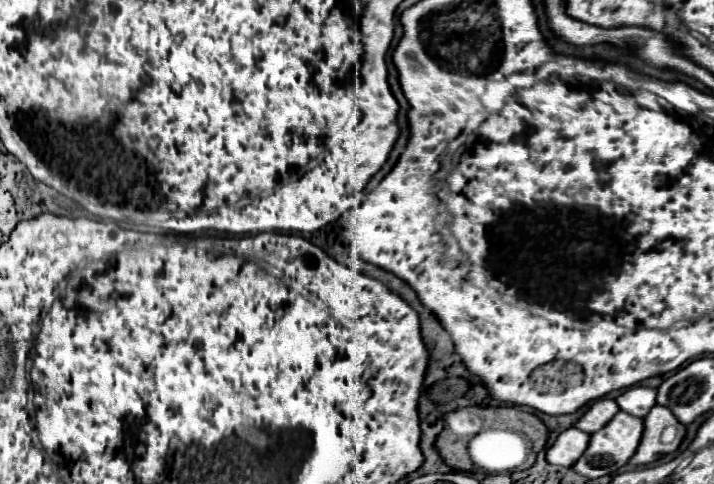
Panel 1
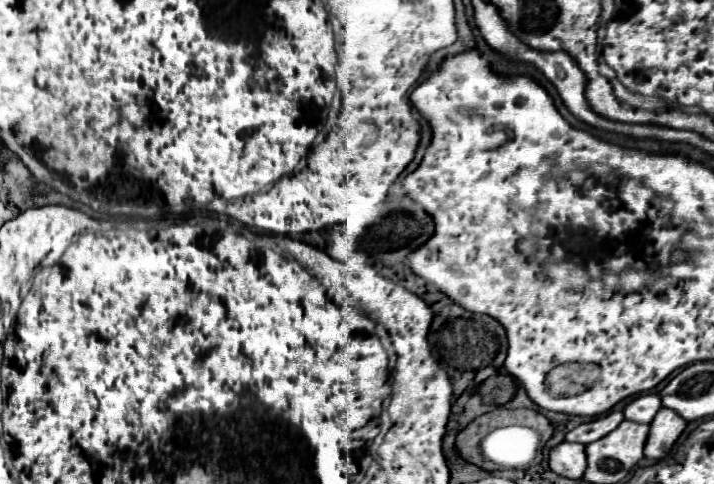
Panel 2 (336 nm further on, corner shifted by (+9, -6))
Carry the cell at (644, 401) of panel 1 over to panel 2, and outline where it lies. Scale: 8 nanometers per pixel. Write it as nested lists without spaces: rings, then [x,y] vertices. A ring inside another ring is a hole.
[[[647,392],[647,394],[641,394],[641,396],[633,398],[625,406],[623,414],[631,422],[649,424],[655,418],[655,414],[659,412],[659,408],[661,408],[661,398],[657,394],[653,394],[653,392]]]

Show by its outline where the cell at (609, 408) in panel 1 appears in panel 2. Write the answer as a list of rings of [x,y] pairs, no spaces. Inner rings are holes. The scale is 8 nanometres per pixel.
[[[609,412],[593,422],[587,422],[587,424],[579,424],[577,428],[573,428],[571,432],[567,432],[565,440],[569,442],[581,442],[581,444],[589,444],[589,442],[595,442],[599,438],[603,438],[605,434],[609,434],[611,430],[615,430],[619,424],[623,422],[623,412]]]

